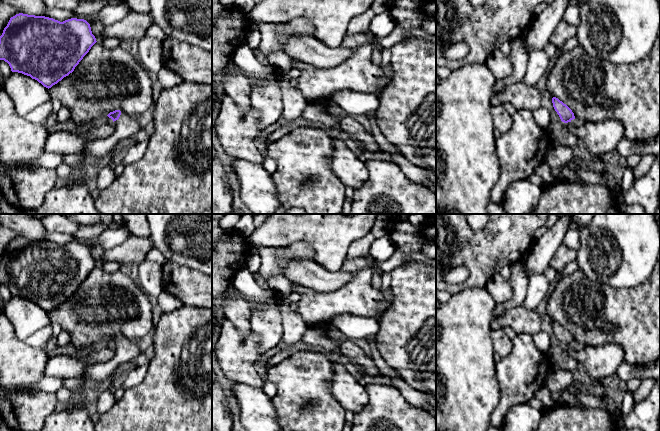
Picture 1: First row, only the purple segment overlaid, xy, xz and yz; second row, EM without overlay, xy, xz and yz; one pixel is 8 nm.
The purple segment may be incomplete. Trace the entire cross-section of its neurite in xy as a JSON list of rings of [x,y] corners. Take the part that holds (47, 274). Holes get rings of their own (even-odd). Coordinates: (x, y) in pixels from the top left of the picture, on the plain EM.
[[[19,237],[10,242],[0,260],[0,284],[7,286],[12,296],[30,300],[49,313],[72,297],[96,266],[90,248],[84,243],[60,246]]]

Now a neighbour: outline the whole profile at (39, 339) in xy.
[[[49,325],[33,333],[24,342],[33,348],[43,350],[52,338],[52,333],[53,329]]]

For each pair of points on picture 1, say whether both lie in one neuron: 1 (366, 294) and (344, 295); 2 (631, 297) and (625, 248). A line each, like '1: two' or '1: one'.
1: one
2: two

